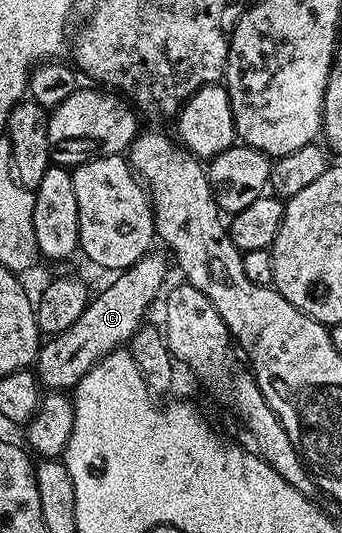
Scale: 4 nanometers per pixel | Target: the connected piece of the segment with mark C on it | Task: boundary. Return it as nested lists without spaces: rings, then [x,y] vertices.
[[[147,253],[143,255],[142,258],[138,260],[138,262],[132,264],[131,267],[126,268],[125,271],[117,272],[117,274],[115,274],[113,278],[111,278],[114,280],[112,280],[111,283],[108,284],[107,287],[104,288],[103,291],[99,293],[99,295],[97,292],[97,294],[95,294],[93,298],[91,298],[90,302],[87,303],[86,308],[84,309],[84,313],[80,313],[80,317],[76,317],[76,321],[72,325],[68,325],[68,329],[64,329],[64,333],[60,333],[59,335],[47,338],[45,342],[43,342],[41,346],[39,346],[38,357],[36,360],[36,374],[38,376],[39,384],[41,384],[41,386],[45,388],[47,392],[52,392],[52,391],[60,391],[63,393],[69,392],[71,389],[74,388],[74,386],[77,383],[79,383],[79,381],[81,381],[84,378],[84,376],[88,374],[90,370],[93,369],[95,365],[97,365],[97,363],[99,363],[99,361],[102,360],[102,358],[105,355],[111,355],[113,351],[117,351],[123,345],[129,344],[130,338],[132,338],[132,336],[134,336],[134,334],[137,333],[139,327],[143,326],[145,319],[142,318],[145,317],[146,310],[148,310],[149,307],[153,305],[154,298],[157,297],[158,290],[161,289],[162,282],[164,282],[166,279],[166,263],[164,260],[161,259],[160,256],[154,254],[155,253]]]

